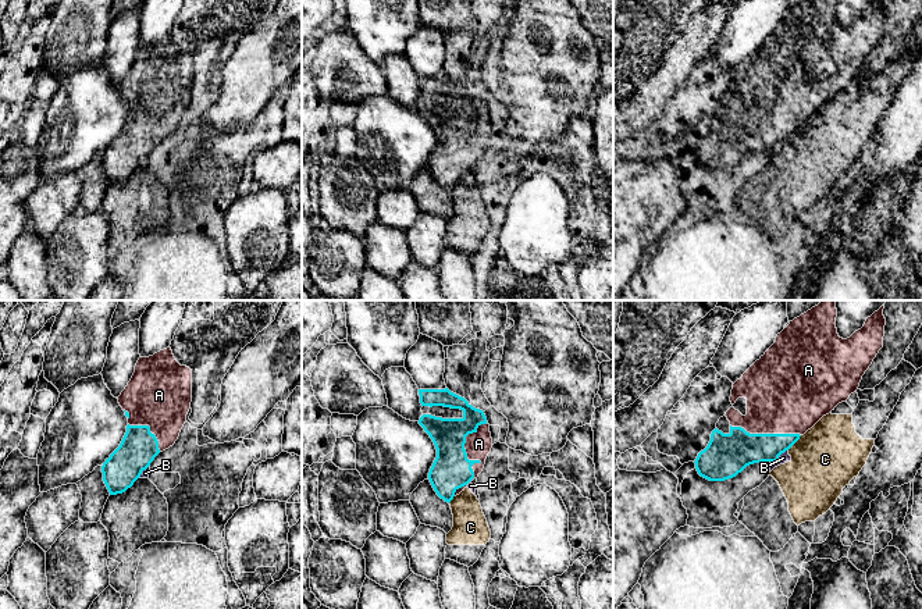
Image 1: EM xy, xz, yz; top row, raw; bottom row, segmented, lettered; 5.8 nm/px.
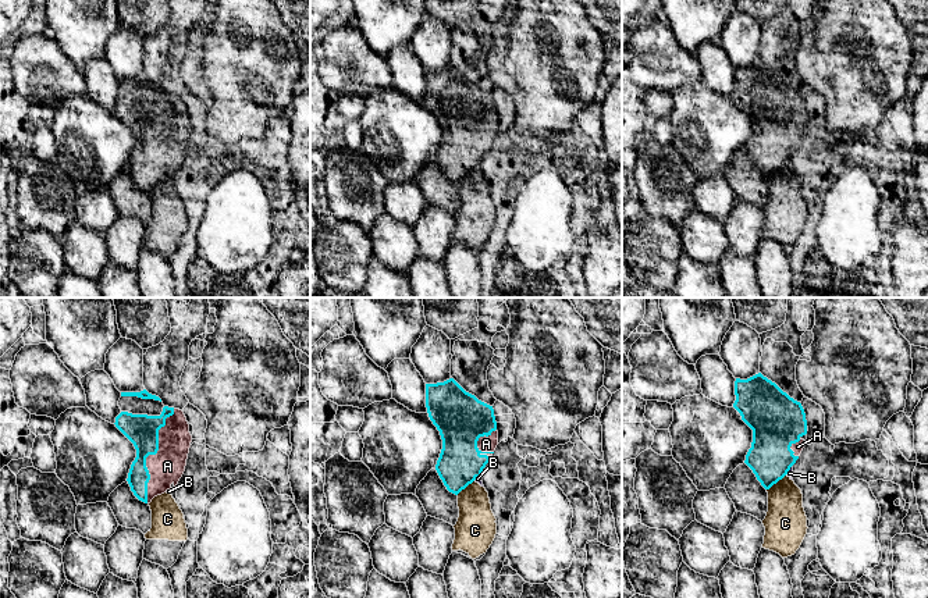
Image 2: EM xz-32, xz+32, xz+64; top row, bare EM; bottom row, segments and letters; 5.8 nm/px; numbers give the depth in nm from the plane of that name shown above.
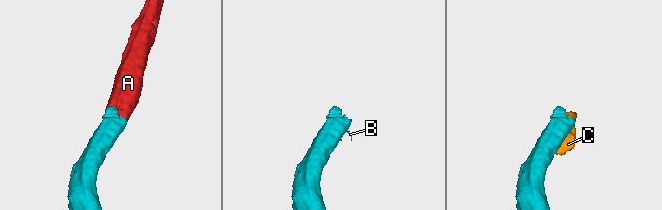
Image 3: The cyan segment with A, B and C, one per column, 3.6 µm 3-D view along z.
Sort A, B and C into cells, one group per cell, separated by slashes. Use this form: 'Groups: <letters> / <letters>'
Groups: A / B C

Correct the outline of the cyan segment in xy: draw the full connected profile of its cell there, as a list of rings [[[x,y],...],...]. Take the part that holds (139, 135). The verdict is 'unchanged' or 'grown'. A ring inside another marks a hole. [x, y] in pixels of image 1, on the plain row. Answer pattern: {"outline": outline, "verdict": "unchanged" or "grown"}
{"outline": [[[171,36],[149,46],[139,46],[131,70],[118,85],[118,92],[128,106],[127,121],[120,135],[102,154],[103,170],[110,184],[131,177],[154,146],[175,132],[186,110],[191,90],[192,58],[175,49]]], "verdict": "grown"}

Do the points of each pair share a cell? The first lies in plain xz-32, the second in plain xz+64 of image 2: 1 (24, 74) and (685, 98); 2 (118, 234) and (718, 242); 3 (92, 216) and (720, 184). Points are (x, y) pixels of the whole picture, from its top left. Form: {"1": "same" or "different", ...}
{"1": "different", "2": "different", "3": "same"}

